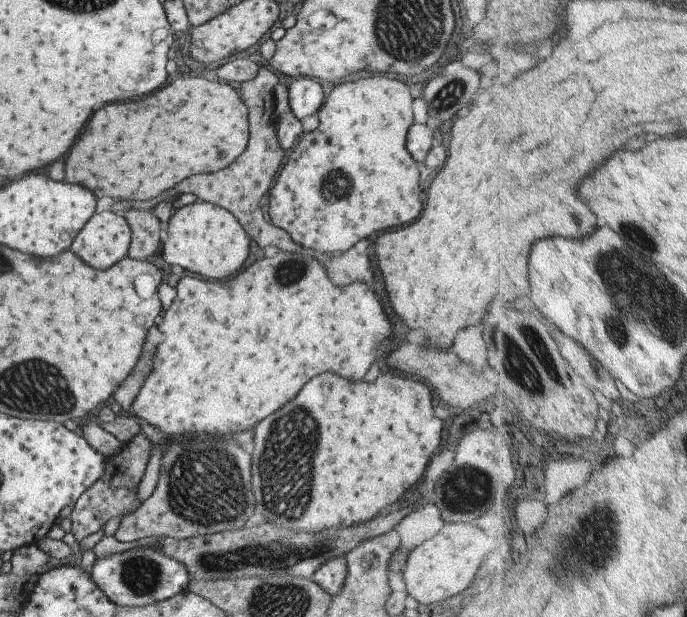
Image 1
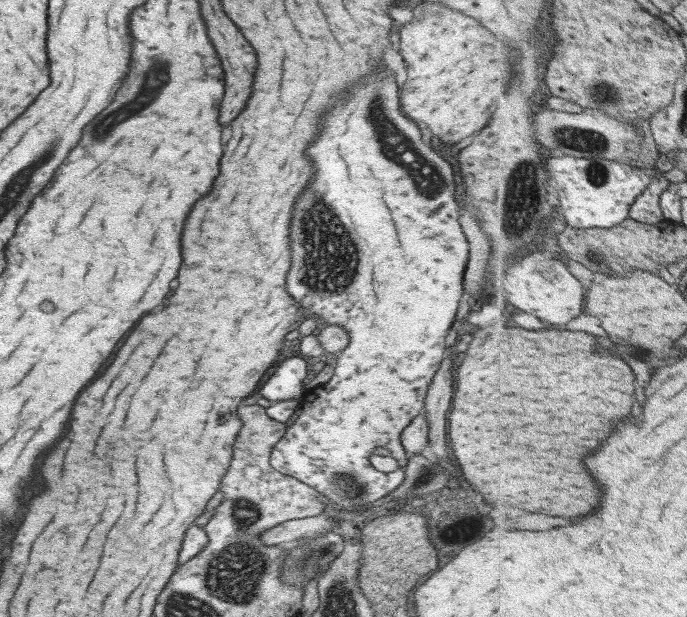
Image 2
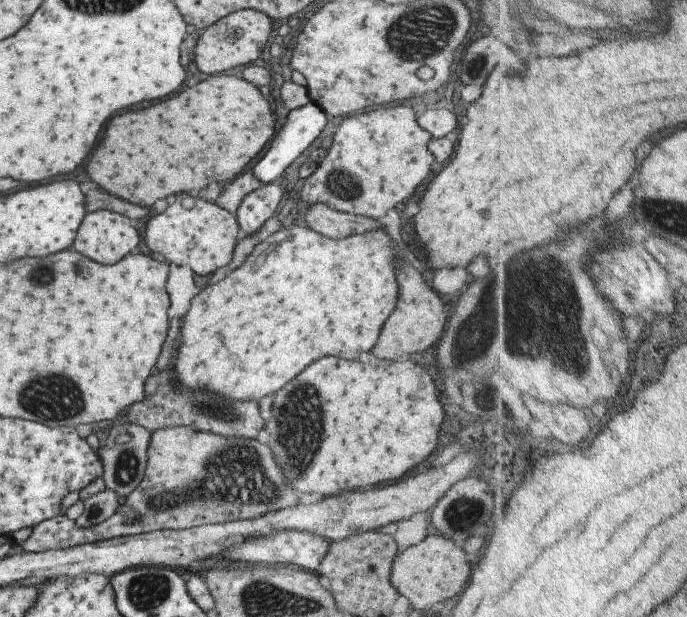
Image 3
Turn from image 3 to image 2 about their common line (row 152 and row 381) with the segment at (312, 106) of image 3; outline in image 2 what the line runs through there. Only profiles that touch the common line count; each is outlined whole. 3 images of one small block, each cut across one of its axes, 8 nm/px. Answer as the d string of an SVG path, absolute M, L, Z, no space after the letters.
M285 352L258 393L271 403L289 399L299 402L306 392L302 384L307 382L307 374L309 371L305 361L293 353Z

